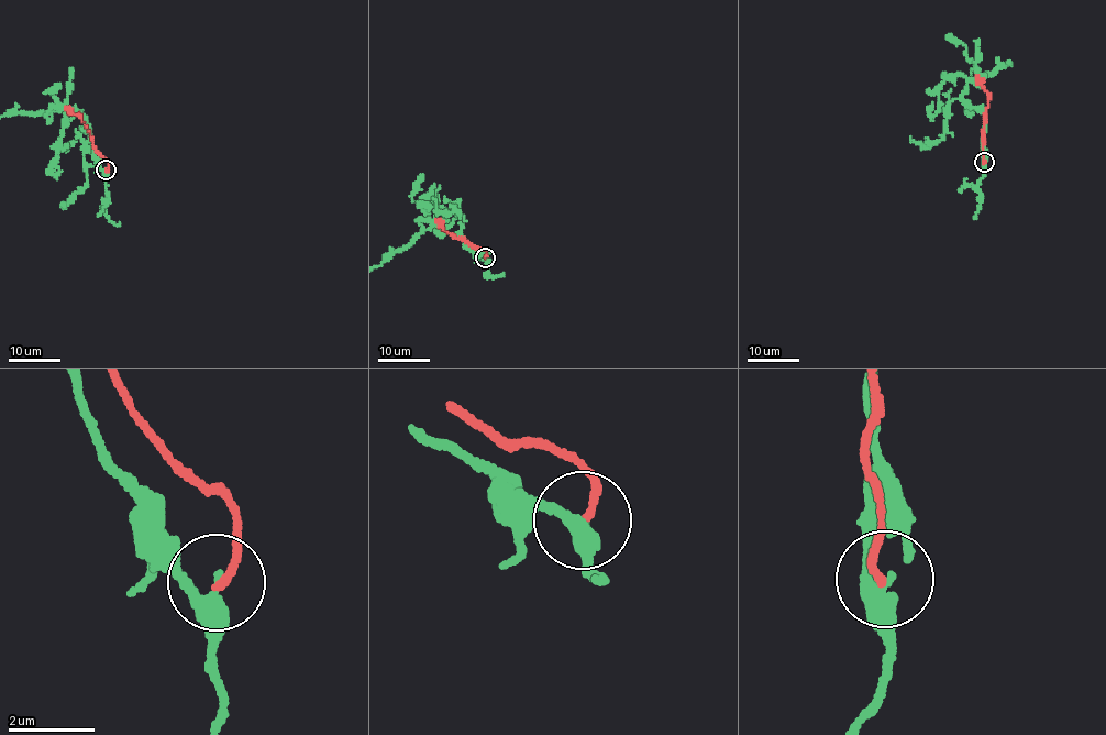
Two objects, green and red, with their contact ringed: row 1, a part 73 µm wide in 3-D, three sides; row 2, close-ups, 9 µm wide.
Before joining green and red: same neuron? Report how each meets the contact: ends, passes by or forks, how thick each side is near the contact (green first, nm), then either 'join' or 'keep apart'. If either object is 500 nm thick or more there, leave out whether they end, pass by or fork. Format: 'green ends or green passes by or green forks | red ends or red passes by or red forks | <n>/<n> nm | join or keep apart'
green passes by | red ends | 320/160 nm | keep apart

